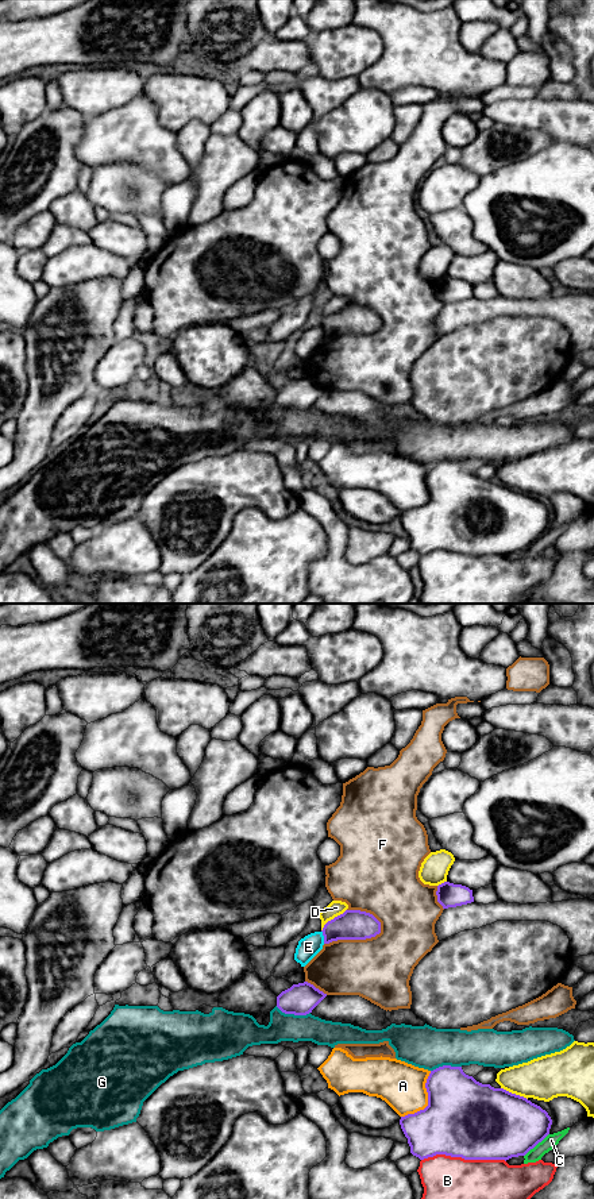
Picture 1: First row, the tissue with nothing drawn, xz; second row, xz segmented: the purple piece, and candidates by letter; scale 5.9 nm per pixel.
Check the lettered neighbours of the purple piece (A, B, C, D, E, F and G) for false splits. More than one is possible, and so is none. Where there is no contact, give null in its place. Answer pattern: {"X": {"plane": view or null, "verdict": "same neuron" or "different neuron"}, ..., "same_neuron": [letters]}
{"A": {"plane": "xz", "verdict": "different neuron"}, "B": {"plane": "xz", "verdict": "different neuron"}, "C": {"plane": "xz", "verdict": "different neuron"}, "D": {"plane": "xz", "verdict": "different neuron"}, "E": {"plane": "xz", "verdict": "different neuron"}, "F": {"plane": "xz", "verdict": "different neuron"}, "G": {"plane": "xz", "verdict": "different neuron"}, "same_neuron": []}

